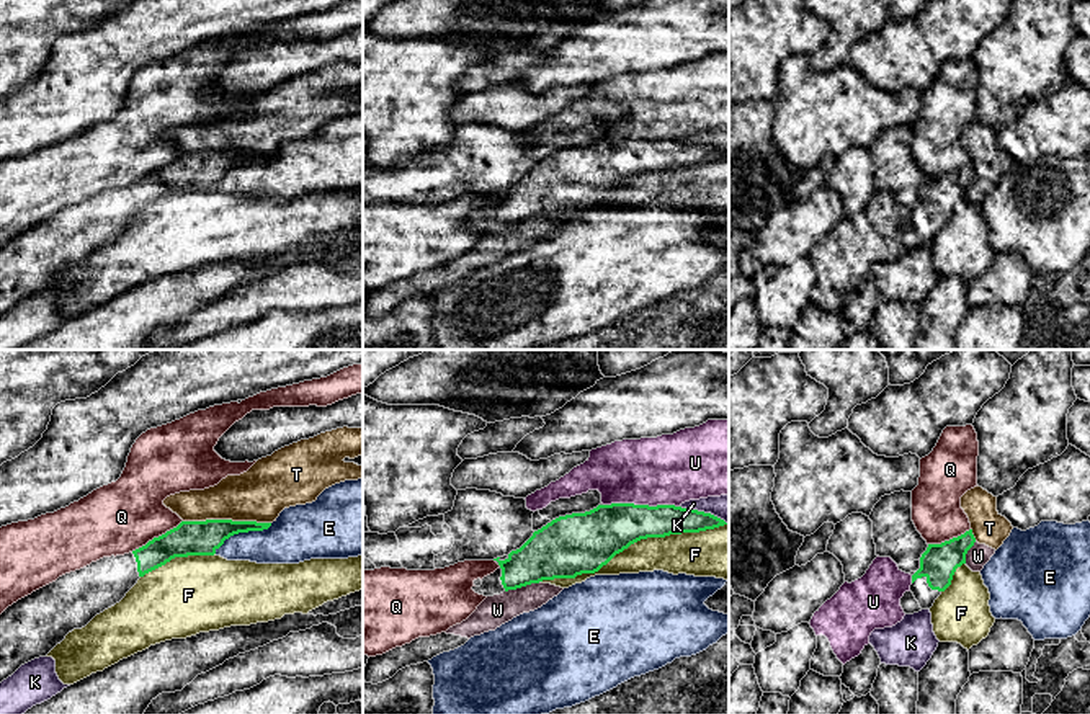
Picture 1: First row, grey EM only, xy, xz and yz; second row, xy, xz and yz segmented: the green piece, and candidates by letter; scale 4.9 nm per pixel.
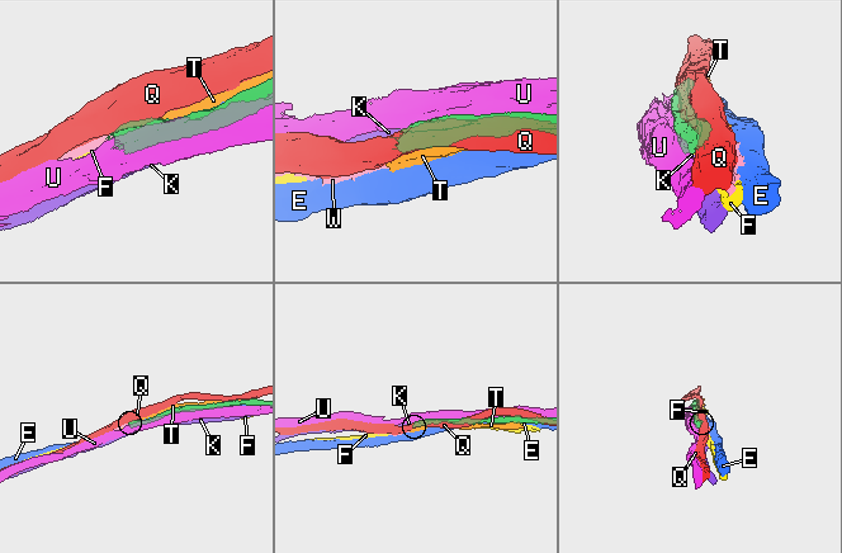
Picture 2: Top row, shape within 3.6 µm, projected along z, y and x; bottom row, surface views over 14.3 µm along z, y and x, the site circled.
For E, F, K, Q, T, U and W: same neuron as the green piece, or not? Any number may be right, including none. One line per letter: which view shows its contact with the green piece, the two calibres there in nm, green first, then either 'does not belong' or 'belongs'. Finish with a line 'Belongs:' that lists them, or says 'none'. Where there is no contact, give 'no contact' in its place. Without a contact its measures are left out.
E: contact in xy; calibres 180 and 240 nm; does not belong
F: contact in xz; calibres 300 and 190 nm; does not belong
K: contact in xz; calibres 160 and 130 nm; does not belong
Q: contact in xy; calibres 180 and 360 nm; does not belong
T: contact in xy; calibres 180 and 260 nm; does not belong
U: contact in xz; calibres 260 and 340 nm; does not belong
W: contact in xz; calibres 280 and 150 nm; does not belong
Belongs: none

